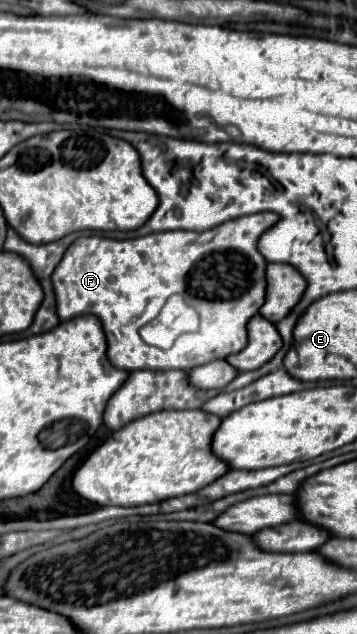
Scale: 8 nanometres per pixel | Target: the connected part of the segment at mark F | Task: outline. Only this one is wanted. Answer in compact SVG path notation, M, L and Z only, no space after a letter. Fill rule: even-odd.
M258 212L244 218L236 218L214 226L204 232L190 230L168 230L146 234L132 240L112 240L102 236L82 236L78 238L60 260L58 268L52 274L52 286L58 302L60 320L72 316L94 314L102 320L106 338L108 338L108 358L120 370L188 370L202 366L206 362L228 358L230 354L240 352L246 346L246 324L252 316L258 314L266 300L266 260L258 252L258 238L278 222L280 216L274 212ZM182 294L186 304L196 308L200 314L198 332L180 336L178 344L170 350L160 350L146 344L138 330L152 322L158 316L158 310L166 304L168 296Z

